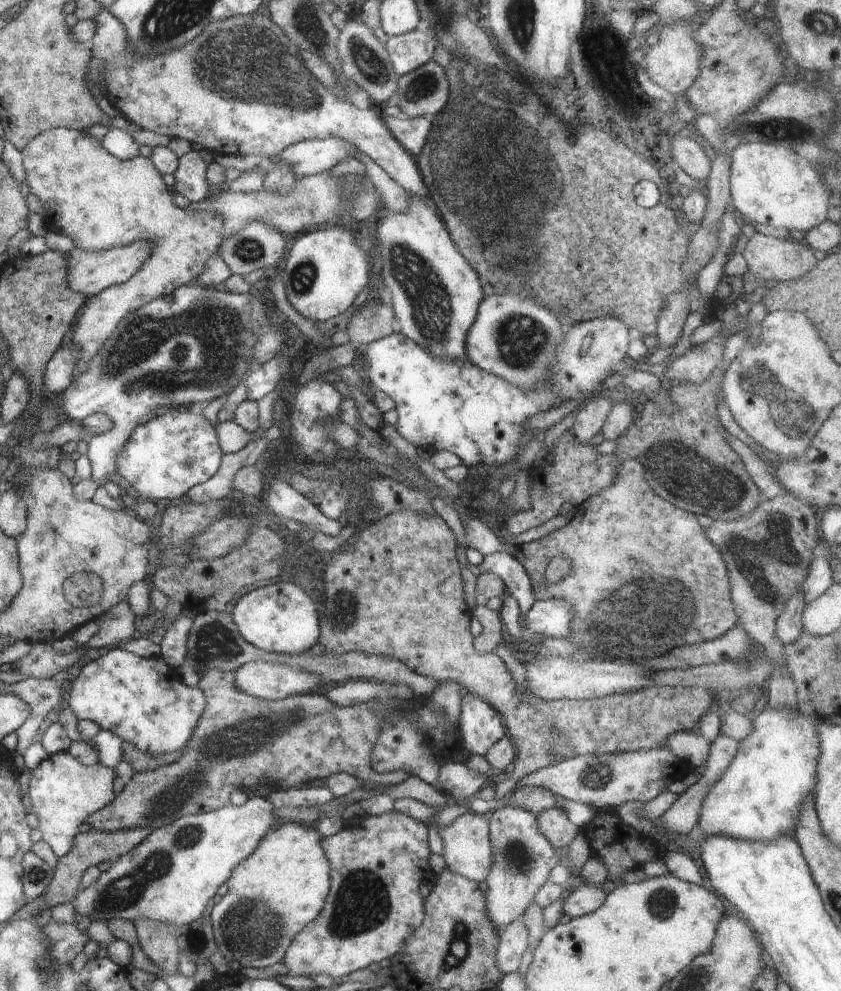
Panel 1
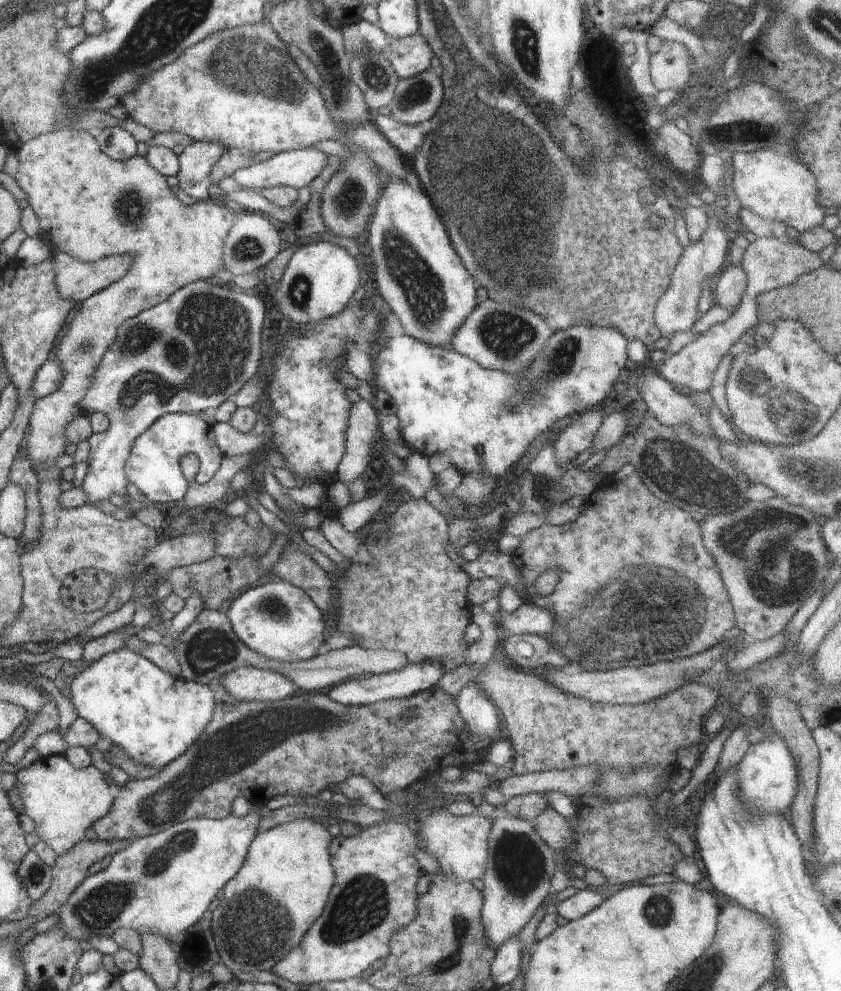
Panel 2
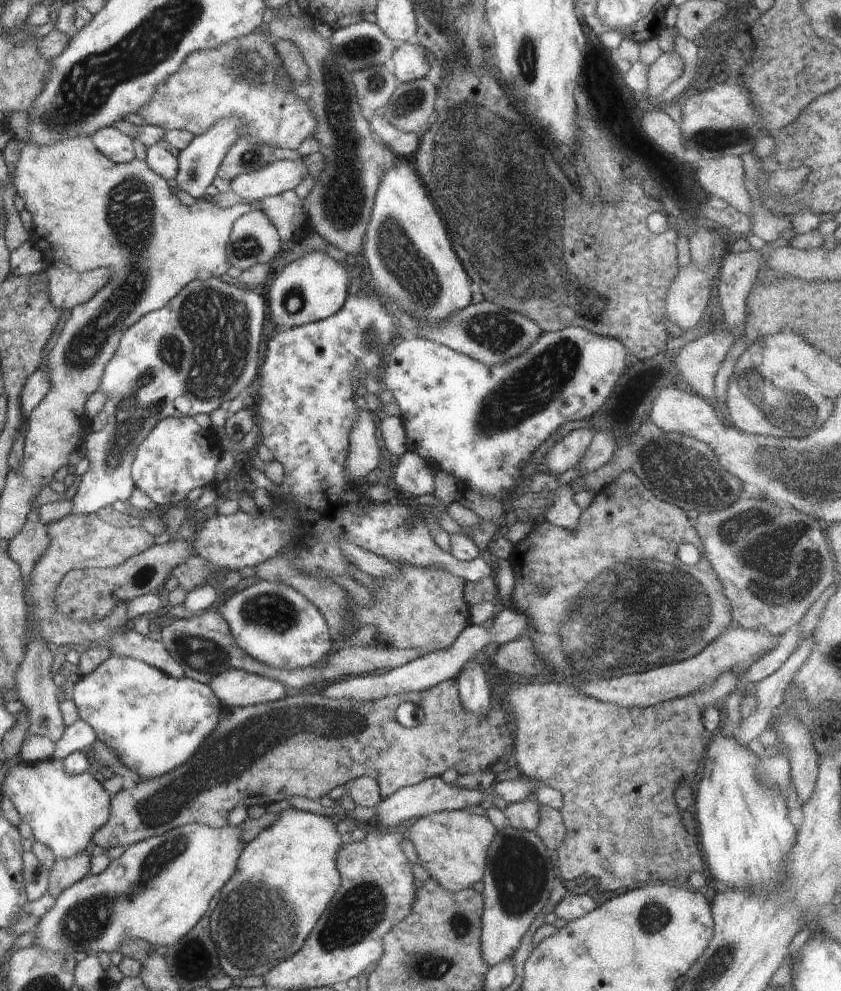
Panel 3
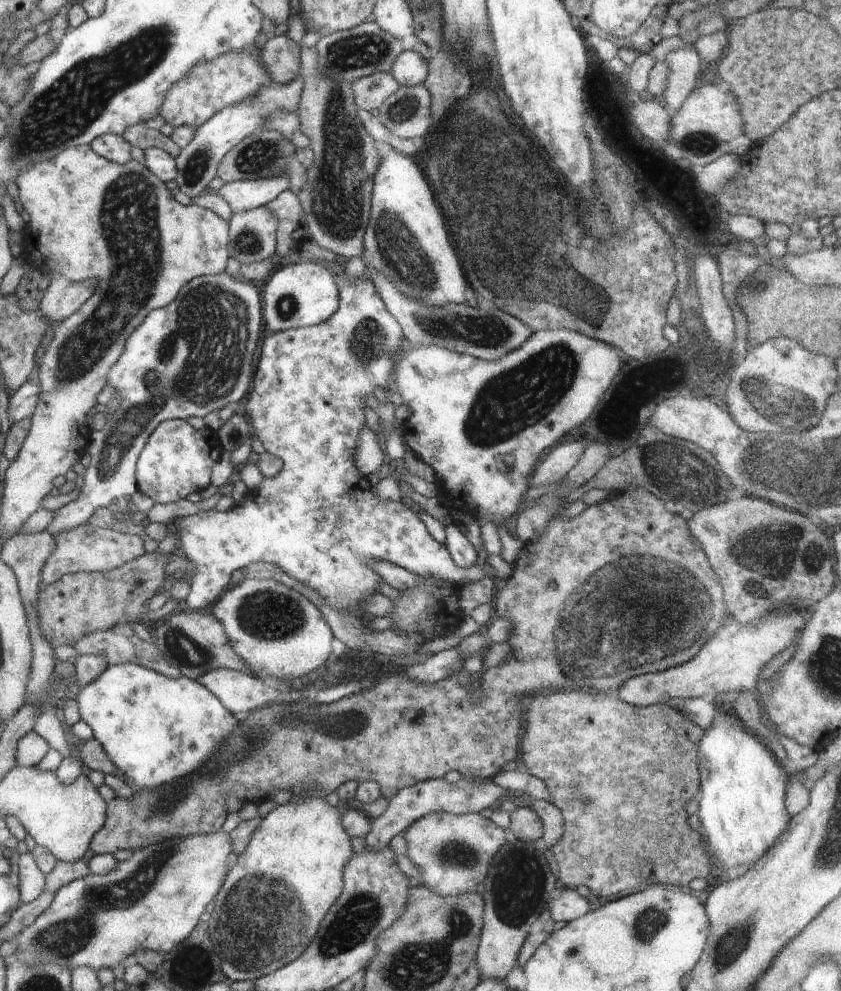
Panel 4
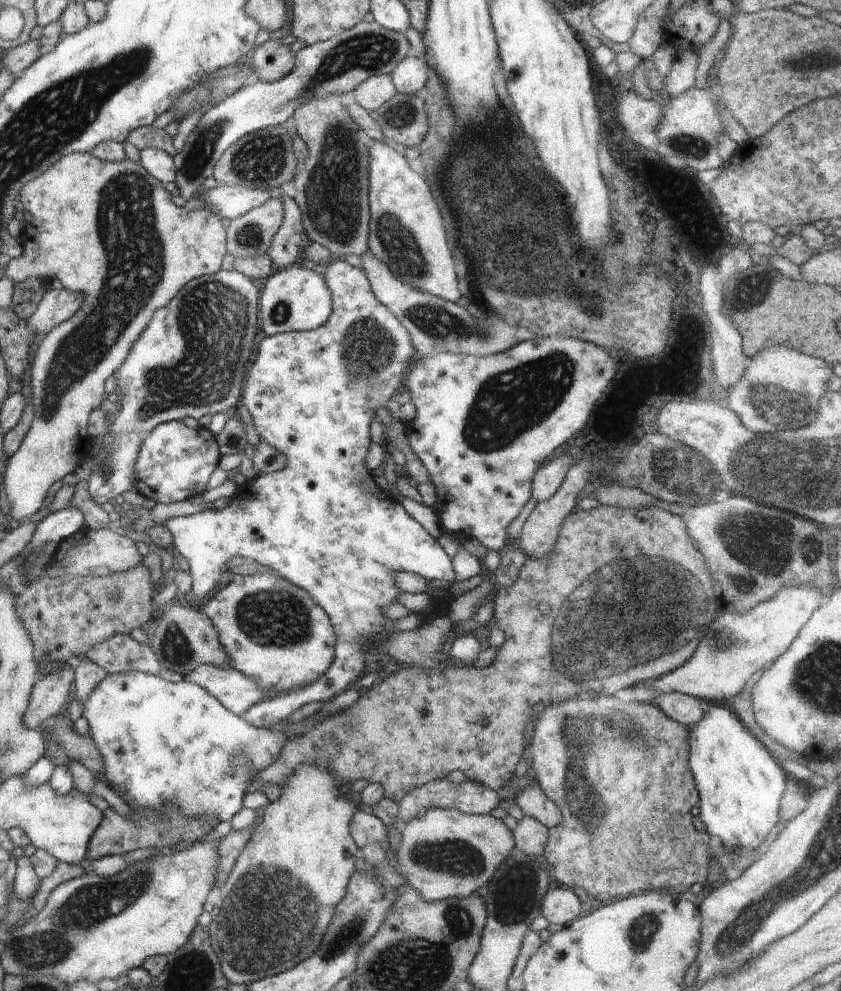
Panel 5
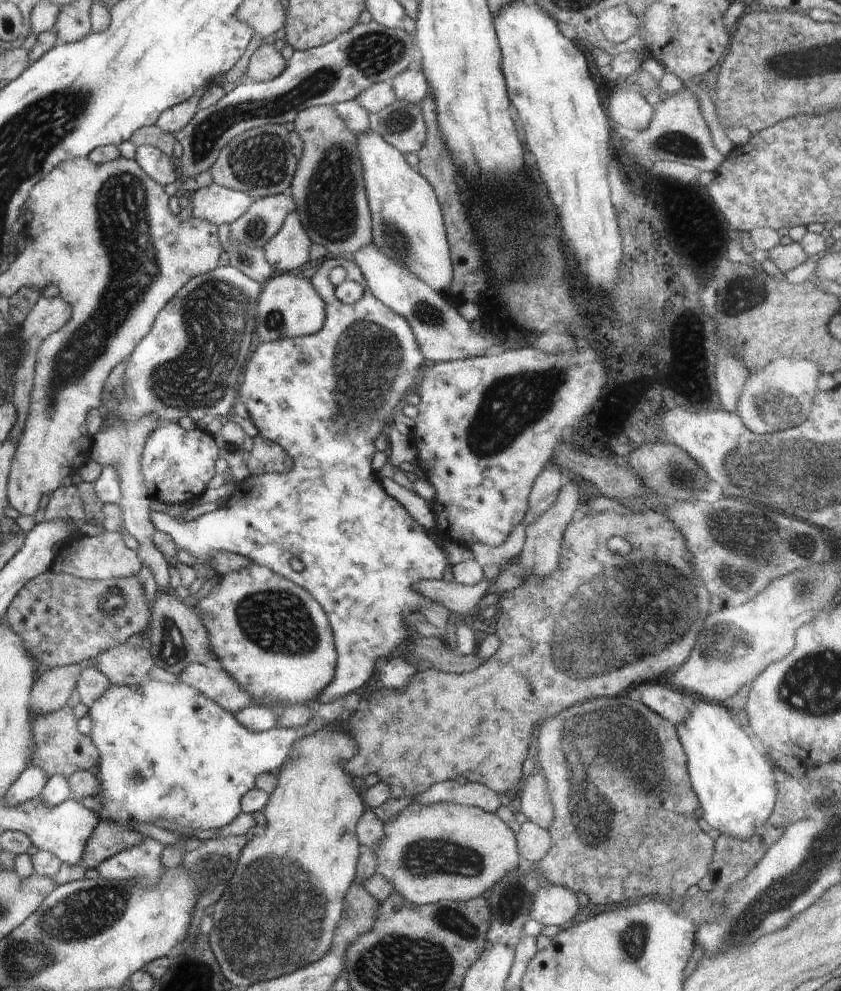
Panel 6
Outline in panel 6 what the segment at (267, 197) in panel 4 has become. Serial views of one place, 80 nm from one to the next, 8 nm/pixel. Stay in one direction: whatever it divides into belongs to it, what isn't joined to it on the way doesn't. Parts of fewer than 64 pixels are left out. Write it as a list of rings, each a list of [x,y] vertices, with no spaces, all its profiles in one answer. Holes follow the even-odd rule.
[[[213,183],[206,188],[197,188],[191,194],[190,201],[191,216],[208,220],[219,227],[221,224],[232,224],[248,211],[255,199],[248,192],[231,190]]]

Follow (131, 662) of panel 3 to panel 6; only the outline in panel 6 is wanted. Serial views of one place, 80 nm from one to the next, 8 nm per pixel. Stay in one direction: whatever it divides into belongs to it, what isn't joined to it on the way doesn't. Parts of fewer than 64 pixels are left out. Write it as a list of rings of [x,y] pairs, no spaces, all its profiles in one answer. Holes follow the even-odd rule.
[[[150,680],[140,686],[110,684],[110,688],[102,692],[102,696],[98,696],[84,712],[92,722],[87,731],[101,756],[100,774],[97,777],[100,792],[97,798],[102,804],[102,810],[98,816],[101,820],[114,820],[124,826],[130,826],[131,822],[153,824],[158,818],[166,818],[174,820],[175,827],[190,827],[196,832],[223,828],[241,812],[242,796],[255,788],[257,776],[276,774],[300,738],[322,730],[336,720],[345,720],[360,706],[359,692],[350,692],[336,702],[316,705],[315,715],[301,728],[276,726],[259,732],[244,728],[231,711],[224,710],[202,691],[187,683]]]

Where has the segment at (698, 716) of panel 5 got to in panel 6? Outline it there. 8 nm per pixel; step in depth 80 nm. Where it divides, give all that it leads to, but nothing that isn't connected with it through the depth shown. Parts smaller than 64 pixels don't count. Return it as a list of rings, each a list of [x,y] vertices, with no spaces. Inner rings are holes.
[[[659,680],[642,683],[636,688],[640,690],[640,702],[651,708],[664,720],[677,725],[687,719],[694,696],[678,690],[678,688],[670,689],[669,686],[662,686],[662,682],[659,684]]]

